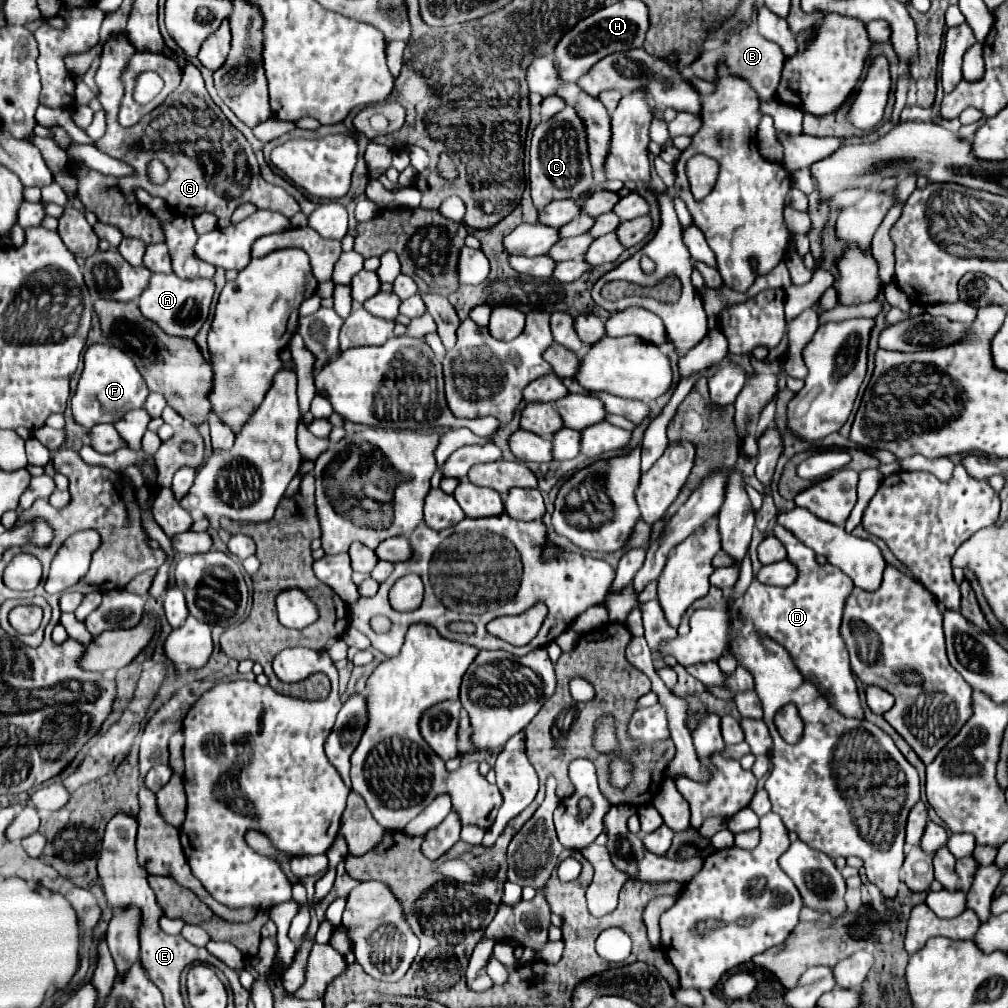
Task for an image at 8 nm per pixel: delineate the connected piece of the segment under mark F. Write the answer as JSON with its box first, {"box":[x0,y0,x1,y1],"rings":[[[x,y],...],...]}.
{"box":[70,344,148,430],"rings":[[[94,344],[84,354],[84,370],[80,374],[78,388],[70,404],[74,420],[90,430],[94,424],[100,422],[112,424],[114,420],[120,420],[128,410],[142,408],[146,396],[148,396],[146,382],[140,376],[134,362],[130,360],[130,356],[126,356],[126,352],[122,352],[116,346]]]}

